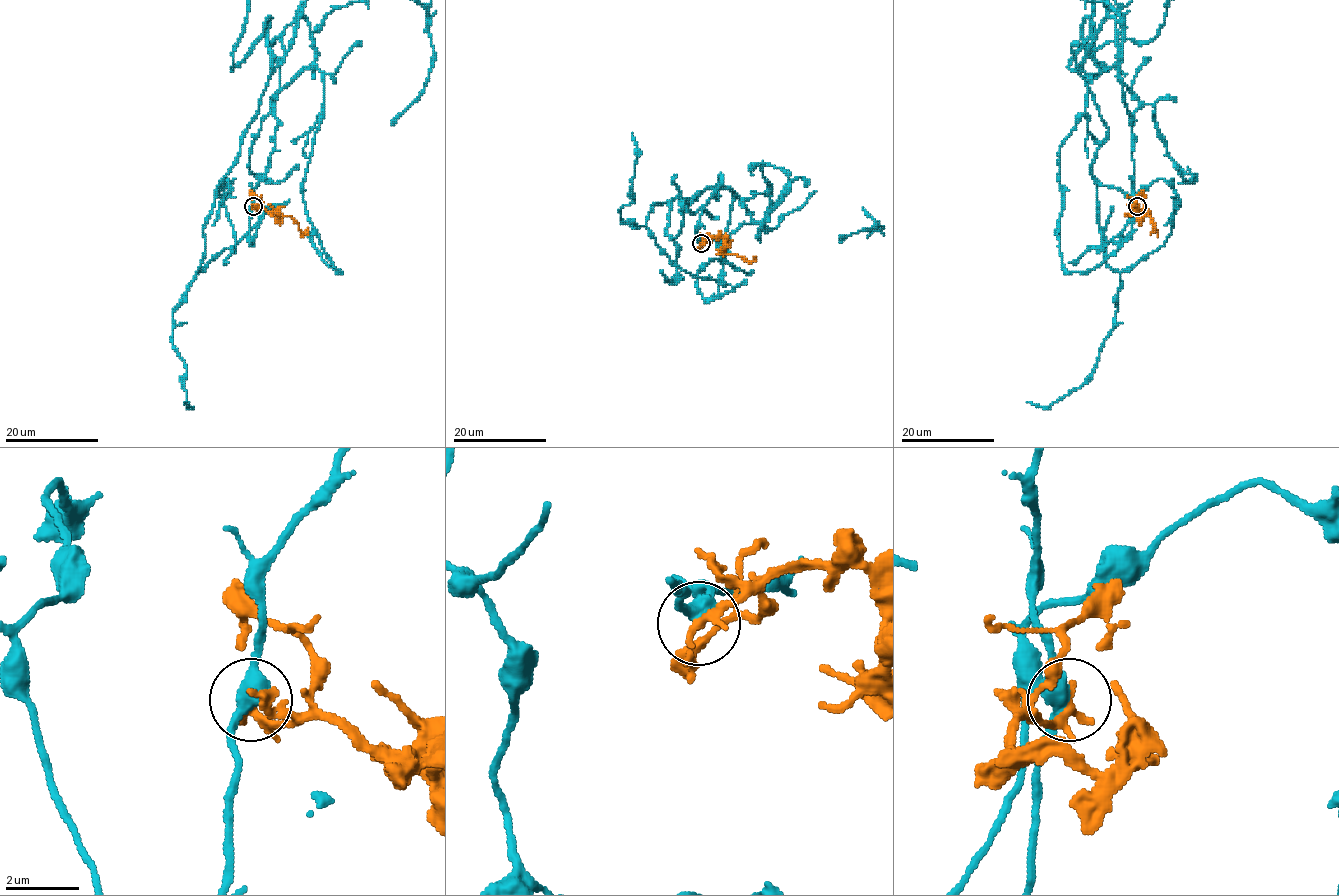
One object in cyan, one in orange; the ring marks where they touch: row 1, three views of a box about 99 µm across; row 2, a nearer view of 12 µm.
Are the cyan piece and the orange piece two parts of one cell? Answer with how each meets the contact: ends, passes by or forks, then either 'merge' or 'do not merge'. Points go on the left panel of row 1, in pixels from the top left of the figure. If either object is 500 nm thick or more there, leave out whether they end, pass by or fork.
cyan passes by | orange passes by | do not merge

